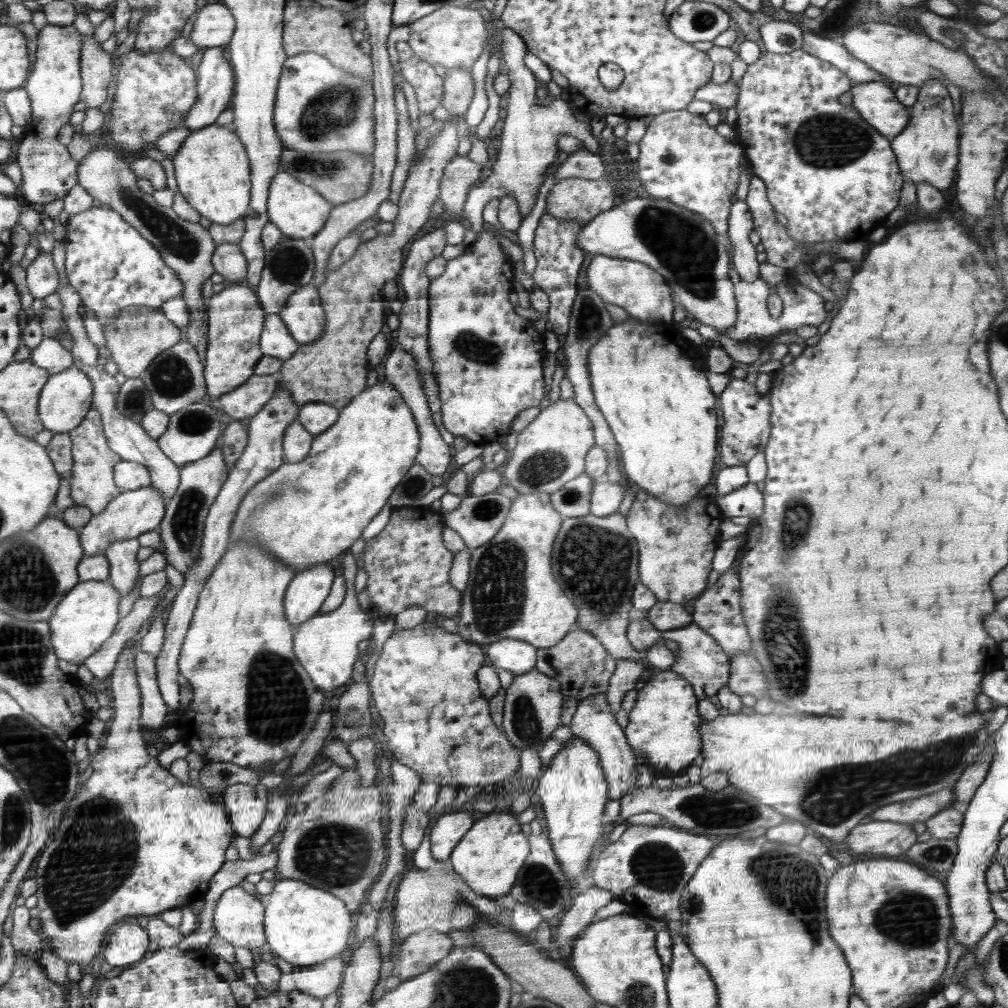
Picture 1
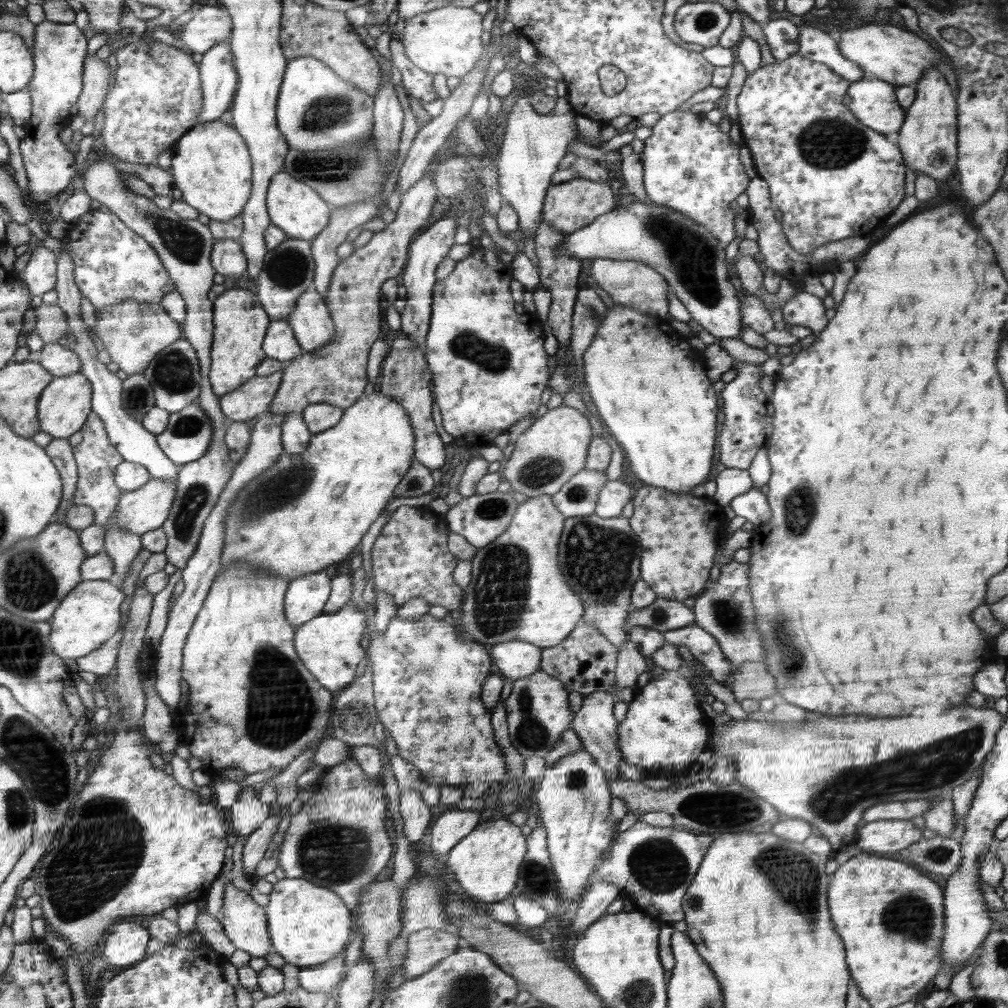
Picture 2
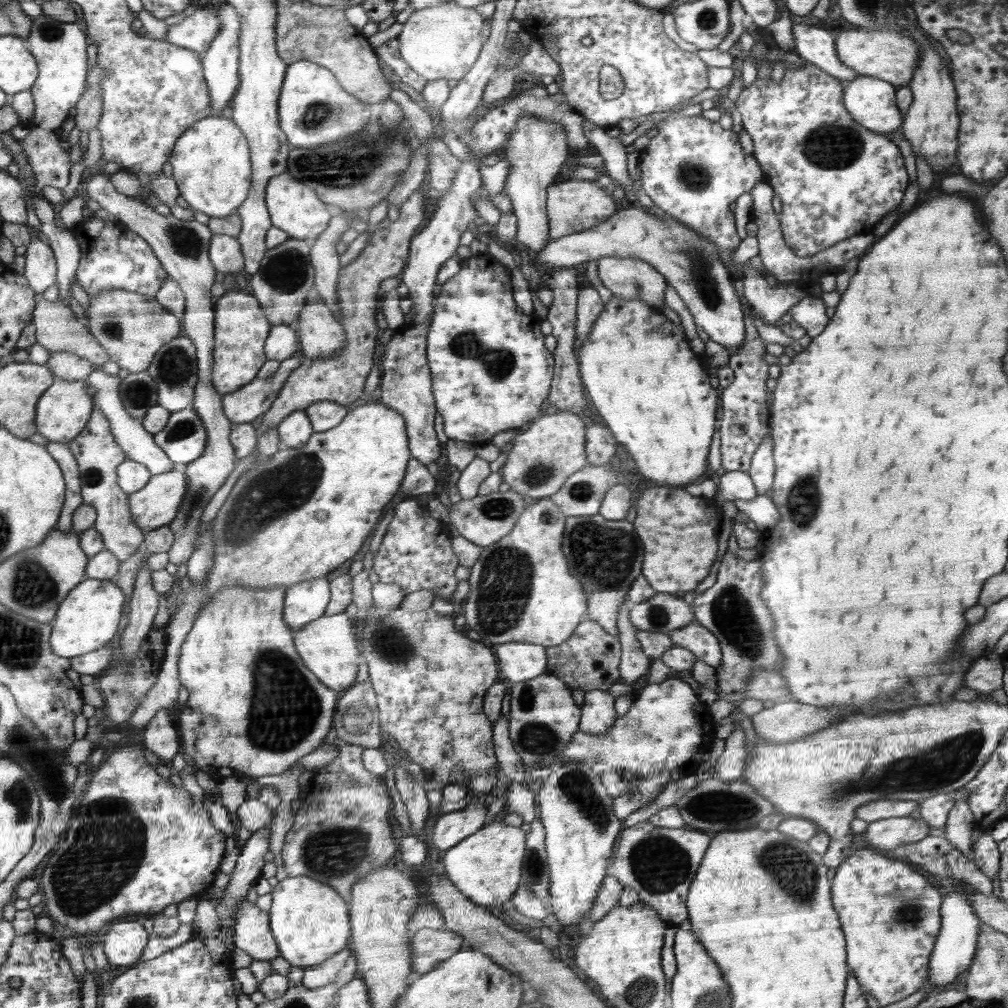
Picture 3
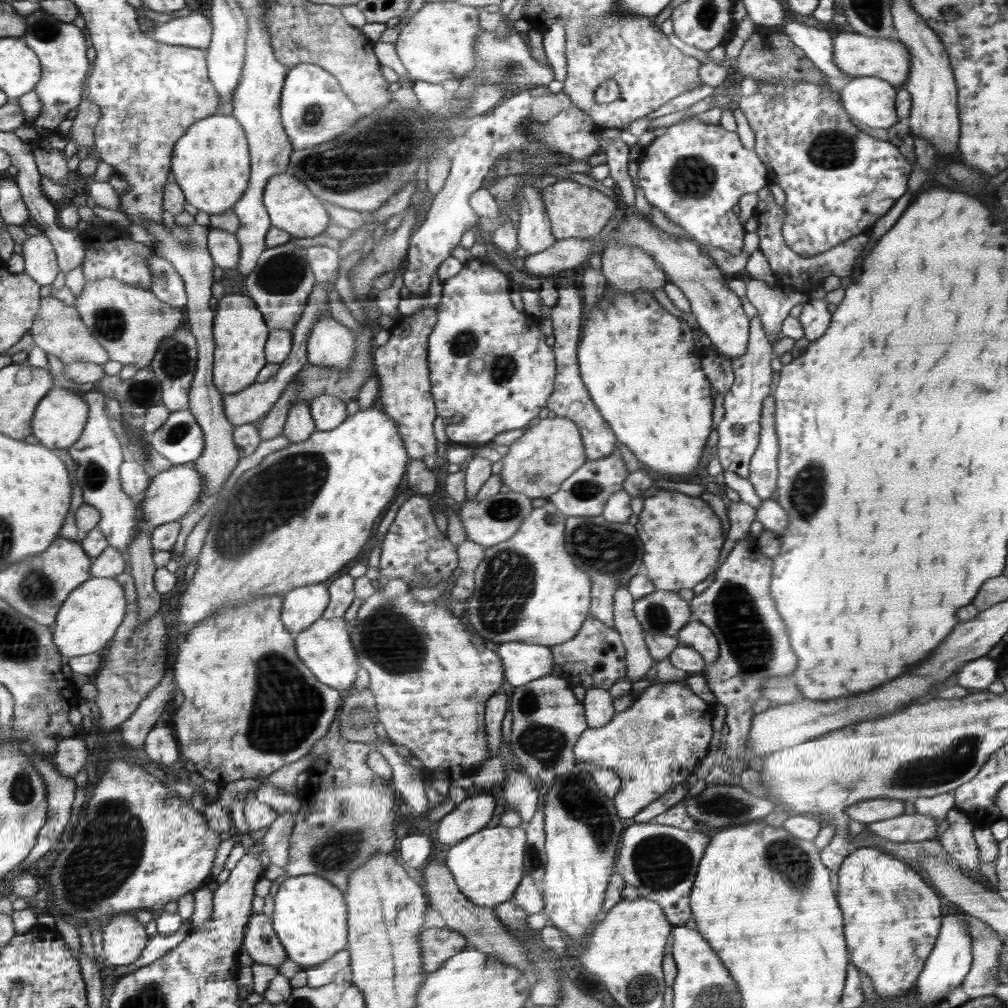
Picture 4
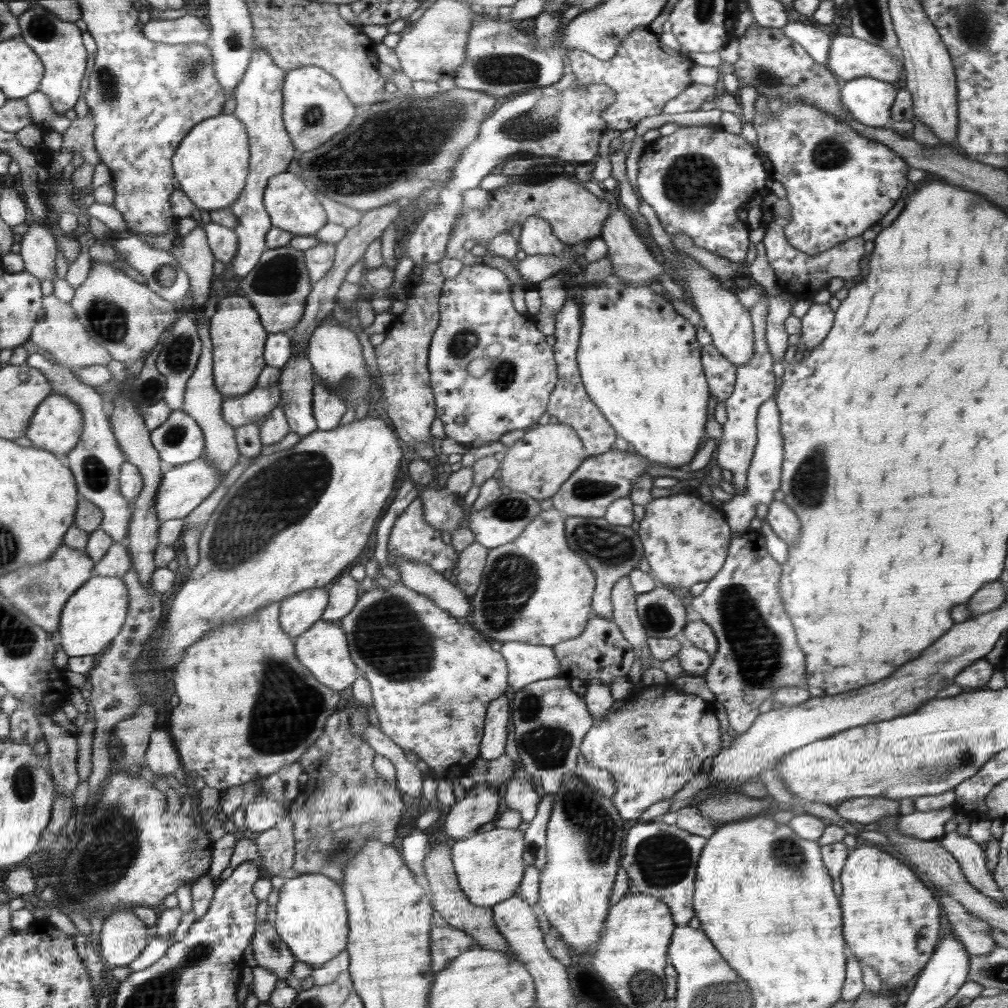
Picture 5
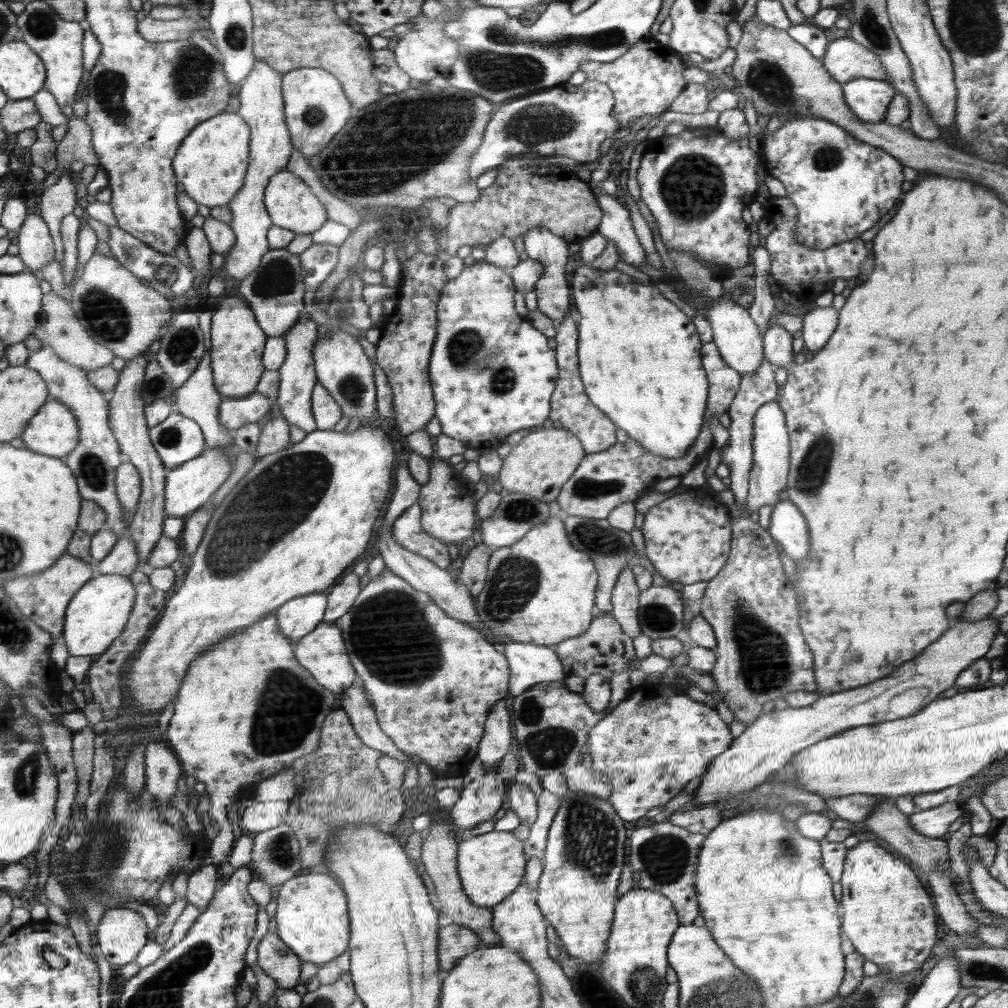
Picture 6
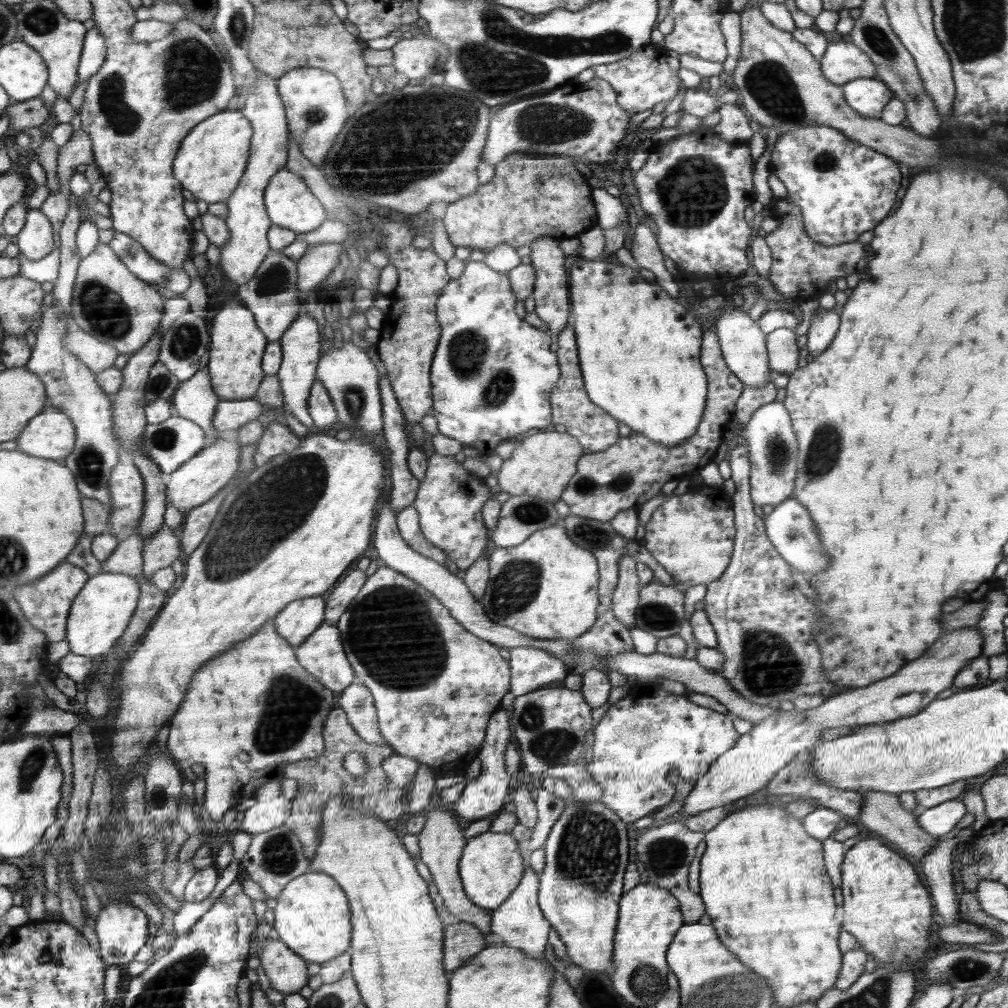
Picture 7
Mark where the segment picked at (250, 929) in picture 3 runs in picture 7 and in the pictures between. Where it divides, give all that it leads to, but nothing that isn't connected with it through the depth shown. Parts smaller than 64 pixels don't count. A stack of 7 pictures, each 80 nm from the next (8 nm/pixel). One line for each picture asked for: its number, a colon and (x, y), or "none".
4: (263, 945)
5: (271, 952)
6: (275, 957)
7: (286, 971)

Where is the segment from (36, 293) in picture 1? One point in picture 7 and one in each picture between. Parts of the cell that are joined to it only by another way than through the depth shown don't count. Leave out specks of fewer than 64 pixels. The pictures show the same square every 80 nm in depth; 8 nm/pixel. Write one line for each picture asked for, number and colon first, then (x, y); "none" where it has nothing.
2: (39, 275)
3: (40, 269)
4: (38, 252)
5: (38, 251)
6: (35, 246)
7: (35, 240)

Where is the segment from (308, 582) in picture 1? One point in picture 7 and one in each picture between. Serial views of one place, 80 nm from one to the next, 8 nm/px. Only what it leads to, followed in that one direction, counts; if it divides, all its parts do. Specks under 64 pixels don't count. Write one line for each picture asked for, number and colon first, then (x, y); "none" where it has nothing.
2: (307, 596)
3: (305, 602)
4: (304, 606)
5: (299, 612)
6: (298, 617)
7: (296, 622)

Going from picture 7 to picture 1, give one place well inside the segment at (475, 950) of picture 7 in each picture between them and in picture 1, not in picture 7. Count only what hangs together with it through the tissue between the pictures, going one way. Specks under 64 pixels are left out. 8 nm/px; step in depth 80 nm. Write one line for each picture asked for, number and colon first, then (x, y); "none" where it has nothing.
1: (421, 950)
2: (426, 948)
3: (431, 947)
4: (442, 944)
5: (448, 942)
6: (456, 941)

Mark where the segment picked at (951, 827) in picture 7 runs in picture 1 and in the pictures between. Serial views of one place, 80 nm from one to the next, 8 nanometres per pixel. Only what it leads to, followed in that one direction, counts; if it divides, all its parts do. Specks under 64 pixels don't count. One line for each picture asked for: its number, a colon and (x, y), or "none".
1: (879, 839)
2: (882, 836)
3: (886, 834)
4: (916, 827)
5: (927, 825)
6: (934, 822)

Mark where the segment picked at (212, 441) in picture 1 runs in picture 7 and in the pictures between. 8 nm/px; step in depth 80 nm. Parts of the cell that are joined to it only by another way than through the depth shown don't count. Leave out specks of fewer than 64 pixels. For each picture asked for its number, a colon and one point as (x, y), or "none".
2: (188, 434)
3: (183, 439)
4: (180, 440)
5: (179, 440)
6: (178, 439)
7: (172, 443)

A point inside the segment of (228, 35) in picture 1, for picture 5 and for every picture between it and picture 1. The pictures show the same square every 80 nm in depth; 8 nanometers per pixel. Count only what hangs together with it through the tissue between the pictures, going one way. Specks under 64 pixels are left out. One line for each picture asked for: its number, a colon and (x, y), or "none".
2: (210, 24)
3: (196, 32)
4: (195, 30)
5: (187, 29)

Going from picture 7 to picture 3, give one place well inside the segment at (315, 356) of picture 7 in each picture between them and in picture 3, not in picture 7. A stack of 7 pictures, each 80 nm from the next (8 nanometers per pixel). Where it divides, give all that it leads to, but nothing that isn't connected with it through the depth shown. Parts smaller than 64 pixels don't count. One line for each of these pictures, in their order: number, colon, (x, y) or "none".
3: (295, 430)
4: (300, 424)
5: (296, 382)
6: (296, 375)

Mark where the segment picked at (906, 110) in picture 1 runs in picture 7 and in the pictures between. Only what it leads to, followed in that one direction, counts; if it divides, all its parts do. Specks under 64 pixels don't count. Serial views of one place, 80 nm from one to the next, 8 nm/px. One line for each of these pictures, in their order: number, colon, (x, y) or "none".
2: (874, 102)
3: (872, 102)
4: (870, 101)
5: (869, 101)
6: (869, 98)
7: (867, 96)

